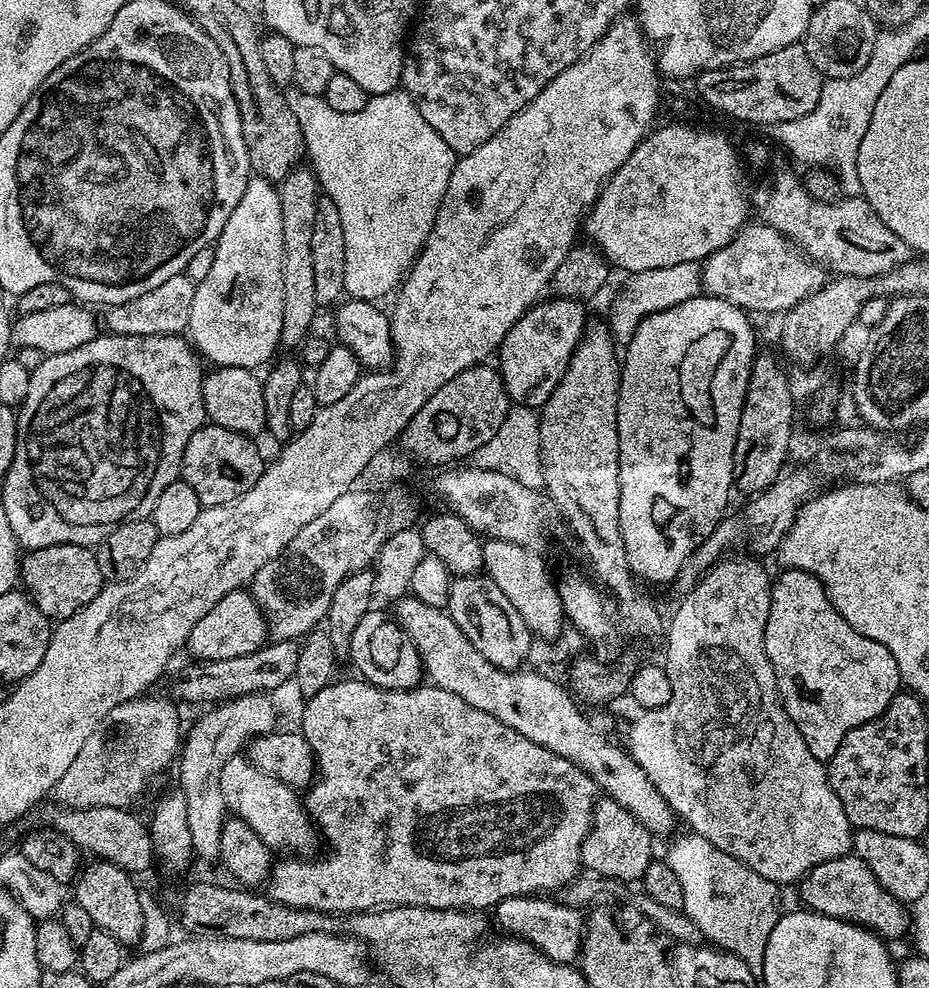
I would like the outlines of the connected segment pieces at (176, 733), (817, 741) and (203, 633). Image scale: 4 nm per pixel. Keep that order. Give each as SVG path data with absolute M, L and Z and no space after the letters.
M152 695L126 700L106 714L90 738L86 738L86 746L82 746L74 762L70 762L70 770L66 770L53 786L51 799L56 799L65 809L94 806L128 808L131 800L143 790L144 783L155 772L162 771L171 760L173 763L177 759L182 748L180 712L171 699L159 700Z
M789 568L770 584L770 614L764 620L764 649L766 658L774 670L776 689L784 703L786 714L802 734L810 754L825 762L842 746L842 738L850 730L878 718L892 705L892 700L901 691L902 681L894 654L866 638L842 618L842 614L830 602L822 582L808 572Z
M237 590L213 604L210 614L197 621L194 630L190 630L188 635L186 652L196 662L238 658L242 654L257 652L268 639L268 624L264 621L264 613L247 591Z

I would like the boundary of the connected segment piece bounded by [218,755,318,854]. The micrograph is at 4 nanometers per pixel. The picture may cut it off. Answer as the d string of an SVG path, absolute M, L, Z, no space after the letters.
M243 755L225 762L220 772L218 791L223 794L229 809L244 820L246 826L250 826L250 830L254 830L254 834L258 834L258 838L262 838L269 848L285 848L288 854L308 854L315 846L318 832L305 801L296 797L299 796L297 789L252 767Z

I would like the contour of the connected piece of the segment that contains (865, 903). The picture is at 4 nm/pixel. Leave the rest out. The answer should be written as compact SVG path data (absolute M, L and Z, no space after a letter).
M855 854L839 856L820 864L805 874L804 879L799 881L799 888L805 909L821 912L830 918L849 920L851 924L859 924L888 942L909 935L910 912L905 901L894 898L894 894L884 889L878 878L874 878L870 866L866 866L866 862L862 862Z

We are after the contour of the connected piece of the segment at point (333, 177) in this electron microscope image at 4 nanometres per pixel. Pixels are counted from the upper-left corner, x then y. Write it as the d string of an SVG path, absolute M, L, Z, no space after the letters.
M292 90L292 93L289 91L286 99L294 118L298 118L298 126L305 136L304 145L310 149L310 160L312 156L310 164L315 169L319 187L322 189L323 195L332 199L334 206L338 206L338 214L342 218L342 234L346 236L344 291L354 300L380 302L387 292L395 293L397 291L398 285L405 279L412 263L419 257L420 249L428 243L428 235L430 230L436 226L436 216L442 210L444 195L452 182L452 171L458 162L457 153L452 152L450 146L446 146L446 142L442 142L438 130L434 130L434 126L430 126L430 122L426 122L426 118L422 118L422 114L418 114L418 106L410 98L410 94L403 90L369 96L366 106L362 106L362 110L354 110L354 114L342 114L338 110L330 110L328 103L321 97L302 94L298 90Z

